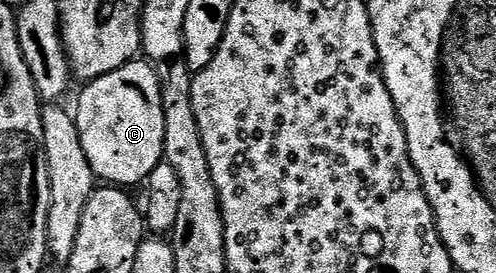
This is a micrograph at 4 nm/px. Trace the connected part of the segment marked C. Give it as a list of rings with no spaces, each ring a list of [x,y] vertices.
[[[146,59],[130,61],[117,71],[109,71],[82,86],[79,110],[74,110],[73,116],[81,135],[81,145],[85,147],[87,158],[100,182],[110,183],[115,187],[131,187],[127,185],[135,185],[138,181],[139,184],[146,182],[159,162],[164,160],[166,121],[163,87],[160,70]]]

